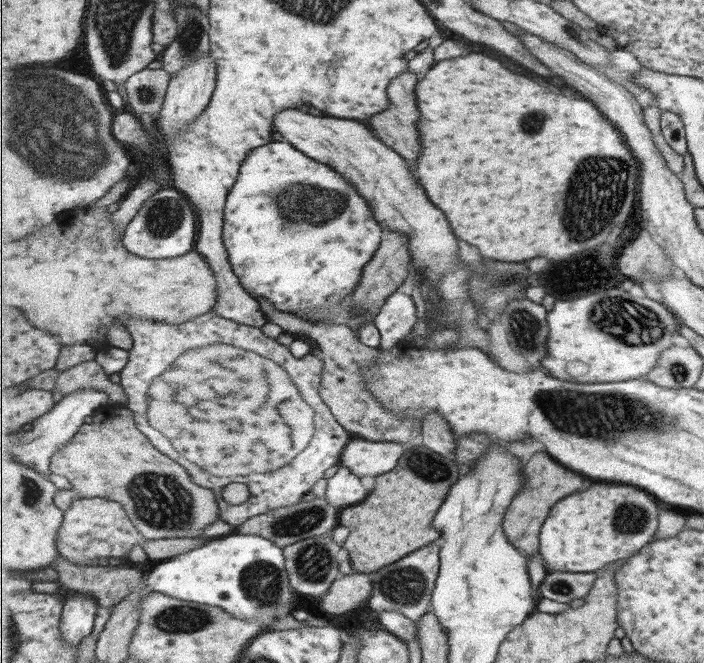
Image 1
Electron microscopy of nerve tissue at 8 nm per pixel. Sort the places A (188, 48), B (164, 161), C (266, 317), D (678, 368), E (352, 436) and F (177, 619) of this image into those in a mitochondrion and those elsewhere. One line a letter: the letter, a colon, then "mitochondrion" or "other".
A: mitochondrion
B: other
C: other
D: mitochondrion
E: other
F: mitochondrion

